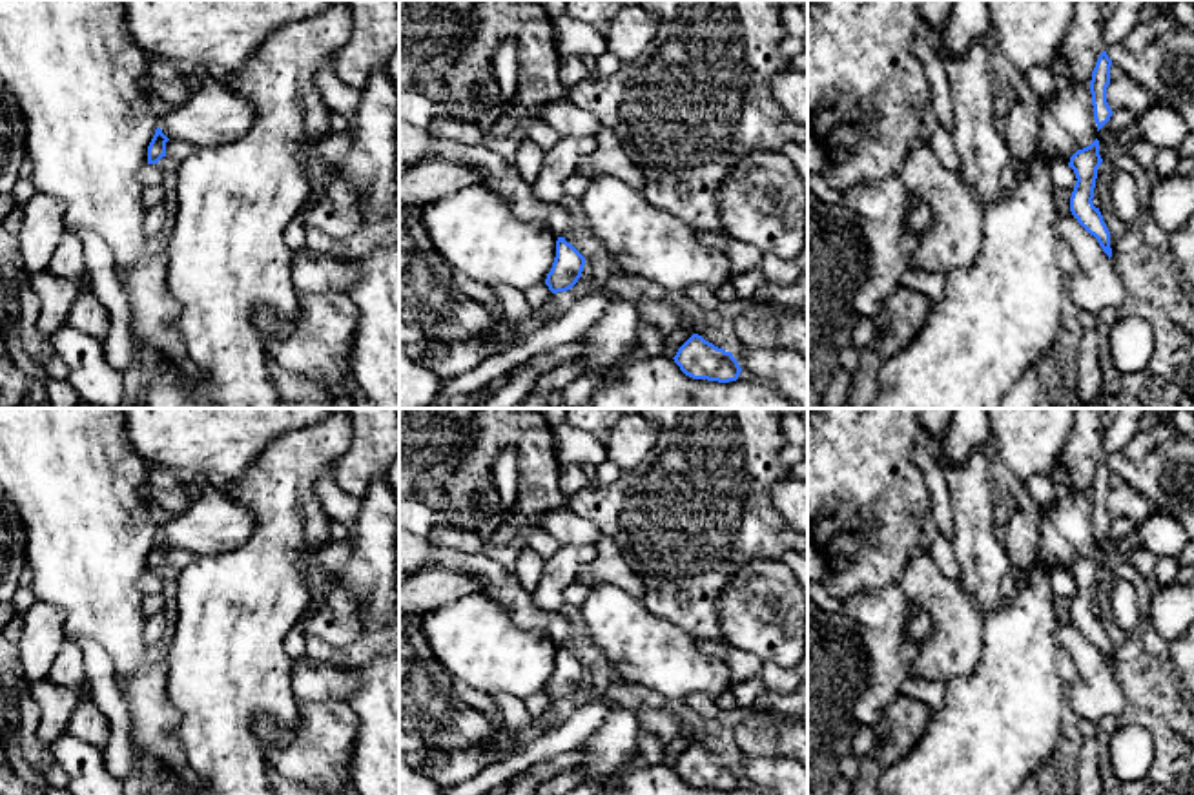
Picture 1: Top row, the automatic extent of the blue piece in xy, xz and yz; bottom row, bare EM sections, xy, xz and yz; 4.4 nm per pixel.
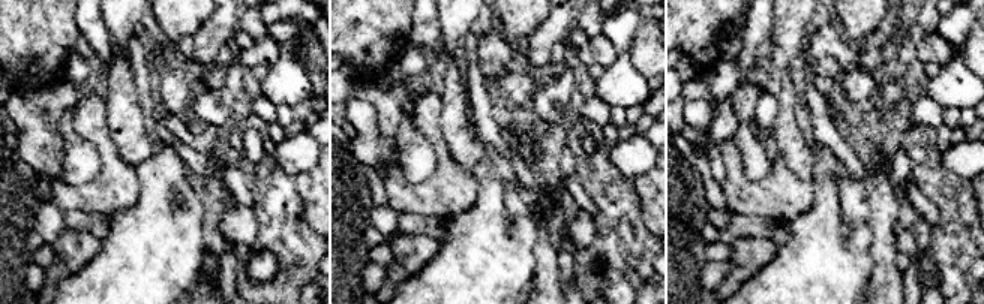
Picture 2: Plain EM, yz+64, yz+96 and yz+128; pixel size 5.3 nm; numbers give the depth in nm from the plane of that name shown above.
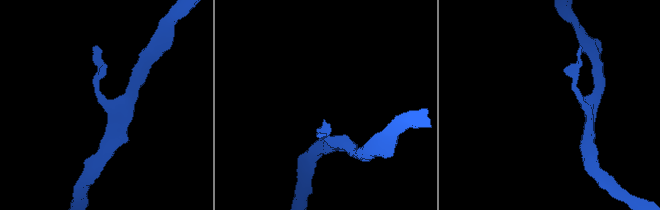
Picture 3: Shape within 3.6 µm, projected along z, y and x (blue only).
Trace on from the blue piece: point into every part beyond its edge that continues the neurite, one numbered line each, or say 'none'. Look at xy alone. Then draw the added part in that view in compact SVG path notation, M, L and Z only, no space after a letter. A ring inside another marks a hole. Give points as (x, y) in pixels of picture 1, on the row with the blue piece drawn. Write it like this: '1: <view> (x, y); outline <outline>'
none

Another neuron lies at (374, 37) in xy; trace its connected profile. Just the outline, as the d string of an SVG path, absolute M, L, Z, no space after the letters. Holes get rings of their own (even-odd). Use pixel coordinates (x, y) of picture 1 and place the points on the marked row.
M346 0L352 31L332 66L337 77L361 91L374 69L386 67L399 49L399 0Z

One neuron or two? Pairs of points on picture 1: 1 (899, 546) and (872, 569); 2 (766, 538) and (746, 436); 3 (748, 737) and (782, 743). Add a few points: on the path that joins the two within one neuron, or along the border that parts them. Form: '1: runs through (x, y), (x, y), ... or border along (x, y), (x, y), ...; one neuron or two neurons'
1: runs through (892, 549), (879, 562); one neuron
2: runs through (759, 513), (759, 478), (748, 467), (748, 462); one neuron
3: runs through (757, 737), (773, 737); one neuron

